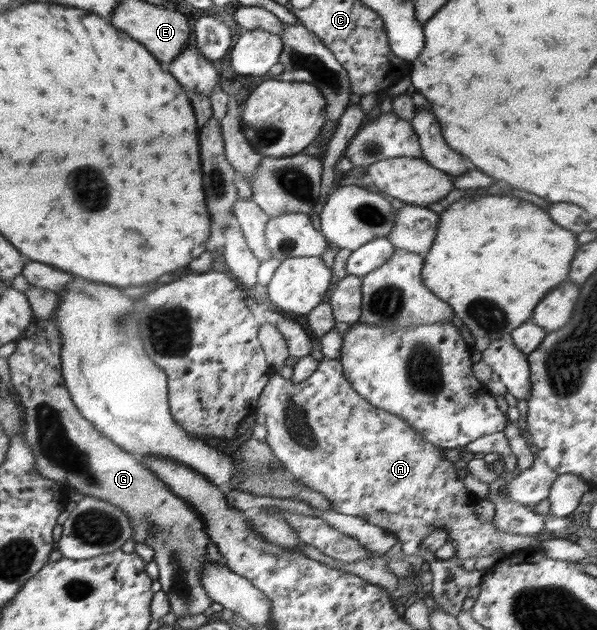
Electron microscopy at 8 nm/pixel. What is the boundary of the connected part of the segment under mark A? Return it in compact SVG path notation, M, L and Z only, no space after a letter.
M323 358L319 361L317 369L305 380L301 382L293 382L290 379L283 378L279 373L273 372L267 384L263 388L263 393L259 396L259 403L256 409L257 414L265 415L265 425L267 427L267 435L265 441L271 448L271 451L279 461L281 461L286 473L298 479L303 485L316 492L321 492L327 500L331 501L331 509L335 512L343 513L345 515L359 516L367 522L377 525L397 536L397 542L401 541L401 548L403 555L413 555L418 551L418 547L429 536L433 530L437 528L447 528L449 535L447 535L447 542L453 542L457 546L455 555L461 558L461 561L471 558L473 556L493 556L504 557L505 555L514 554L519 550L539 546L541 543L533 536L517 535L515 533L503 533L497 531L493 527L493 521L480 521L475 513L475 496L470 496L470 492L463 486L462 472L455 467L453 462L449 461L443 455L441 448L425 441L413 427L409 426L405 421L399 417L393 416L391 413L379 409L377 406L371 405L364 397L361 397L351 386L351 382L343 376L343 366L339 359Z

